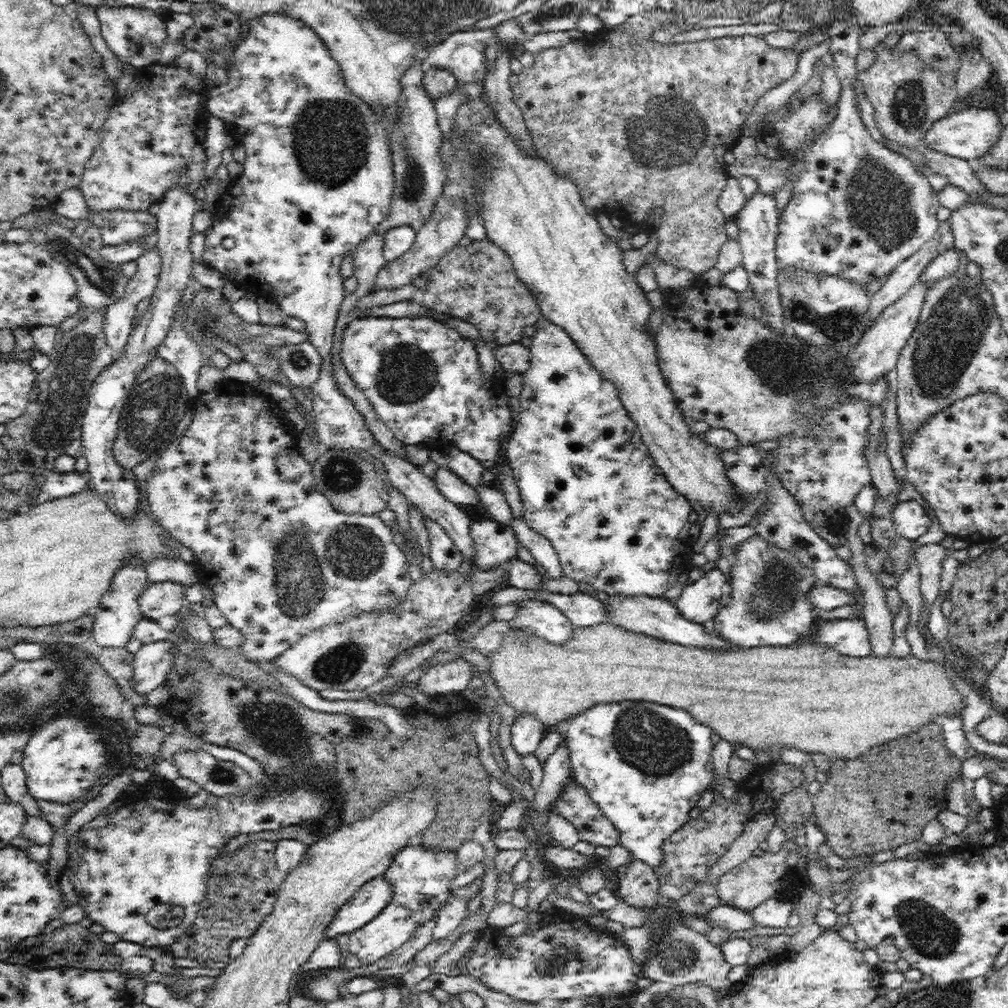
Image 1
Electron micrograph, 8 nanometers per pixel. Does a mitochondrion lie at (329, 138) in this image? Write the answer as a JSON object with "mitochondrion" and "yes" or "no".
{"mitochondrion":"yes"}

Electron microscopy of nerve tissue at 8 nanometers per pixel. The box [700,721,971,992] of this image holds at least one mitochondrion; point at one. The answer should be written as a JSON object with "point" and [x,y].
{"point":[932,934]}

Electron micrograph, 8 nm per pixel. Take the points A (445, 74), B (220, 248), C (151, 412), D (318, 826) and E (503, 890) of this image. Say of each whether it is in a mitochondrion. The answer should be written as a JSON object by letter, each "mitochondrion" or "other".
{"A":"other","B":"other","C":"mitochondrion","D":"other","E":"other"}

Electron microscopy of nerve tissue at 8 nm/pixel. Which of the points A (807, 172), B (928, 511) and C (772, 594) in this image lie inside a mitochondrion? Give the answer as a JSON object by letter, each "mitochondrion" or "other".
{"A":"other","B":"other","C":"mitochondrion"}

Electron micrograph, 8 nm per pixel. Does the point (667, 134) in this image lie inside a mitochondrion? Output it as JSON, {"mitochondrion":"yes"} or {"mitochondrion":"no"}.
{"mitochondrion":"yes"}

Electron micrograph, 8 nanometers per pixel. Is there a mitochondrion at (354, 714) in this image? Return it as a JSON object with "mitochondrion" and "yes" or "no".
{"mitochondrion":"no"}

